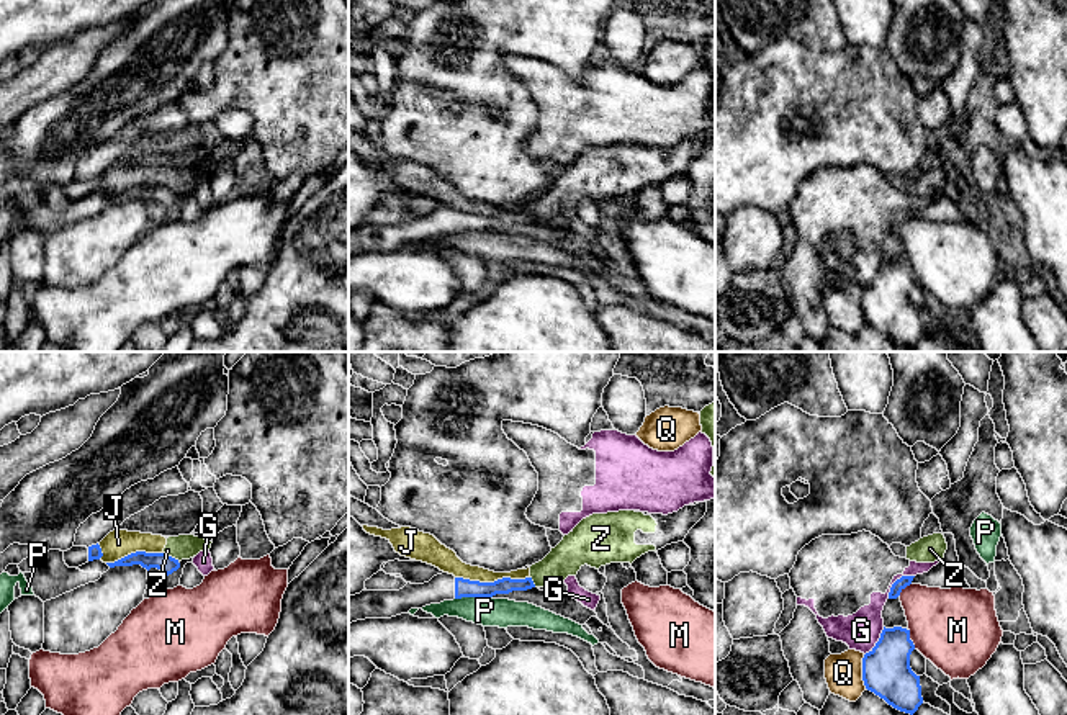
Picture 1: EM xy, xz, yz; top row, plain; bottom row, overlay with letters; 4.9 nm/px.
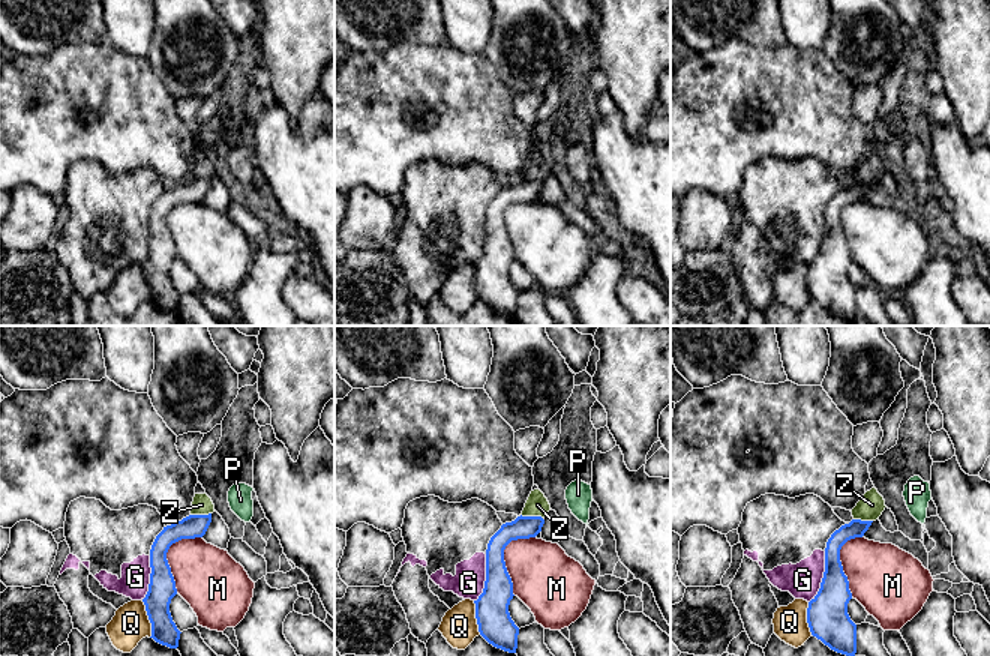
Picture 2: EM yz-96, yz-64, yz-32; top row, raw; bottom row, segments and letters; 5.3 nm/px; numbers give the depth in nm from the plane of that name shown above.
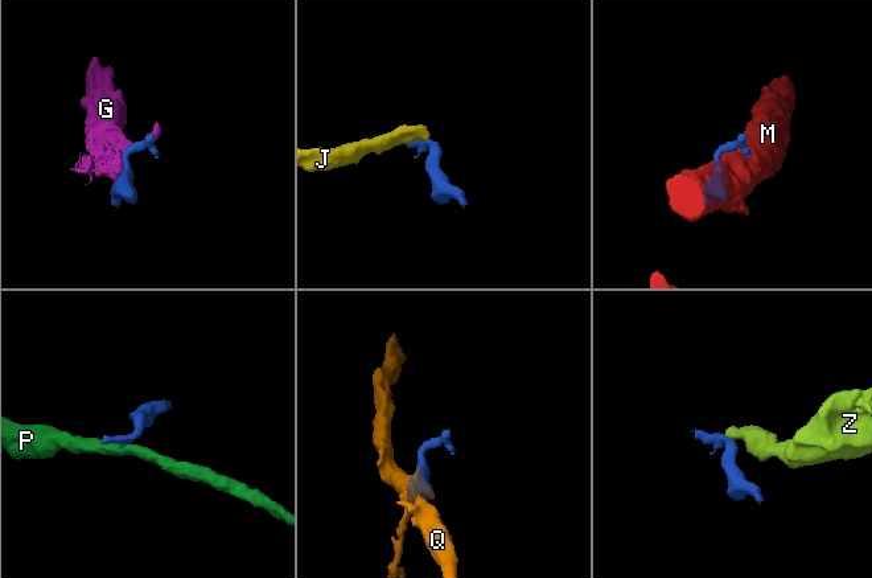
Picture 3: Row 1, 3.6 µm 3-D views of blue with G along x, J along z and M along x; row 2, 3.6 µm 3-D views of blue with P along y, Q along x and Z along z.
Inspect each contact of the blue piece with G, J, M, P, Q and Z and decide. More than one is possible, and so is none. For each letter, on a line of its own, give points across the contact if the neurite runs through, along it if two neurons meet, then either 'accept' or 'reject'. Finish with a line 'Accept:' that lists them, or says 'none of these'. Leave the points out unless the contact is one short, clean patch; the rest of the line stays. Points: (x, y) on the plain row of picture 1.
G: reject
J: border xz (455, 210), (480, 215), (529, 211); reject
M: border yz (909, 262), (909, 272), (915, 282); reject
P: border xz (491, 229), (462, 229), (455, 233); reject
Q: reject
Z: border xy (164, 185), (179, 193); reject
Accept: none of these

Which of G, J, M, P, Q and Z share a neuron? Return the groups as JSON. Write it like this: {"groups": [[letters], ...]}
{"groups": [["G"], ["J", "Z"], ["M"], ["P"], ["Q"]]}

